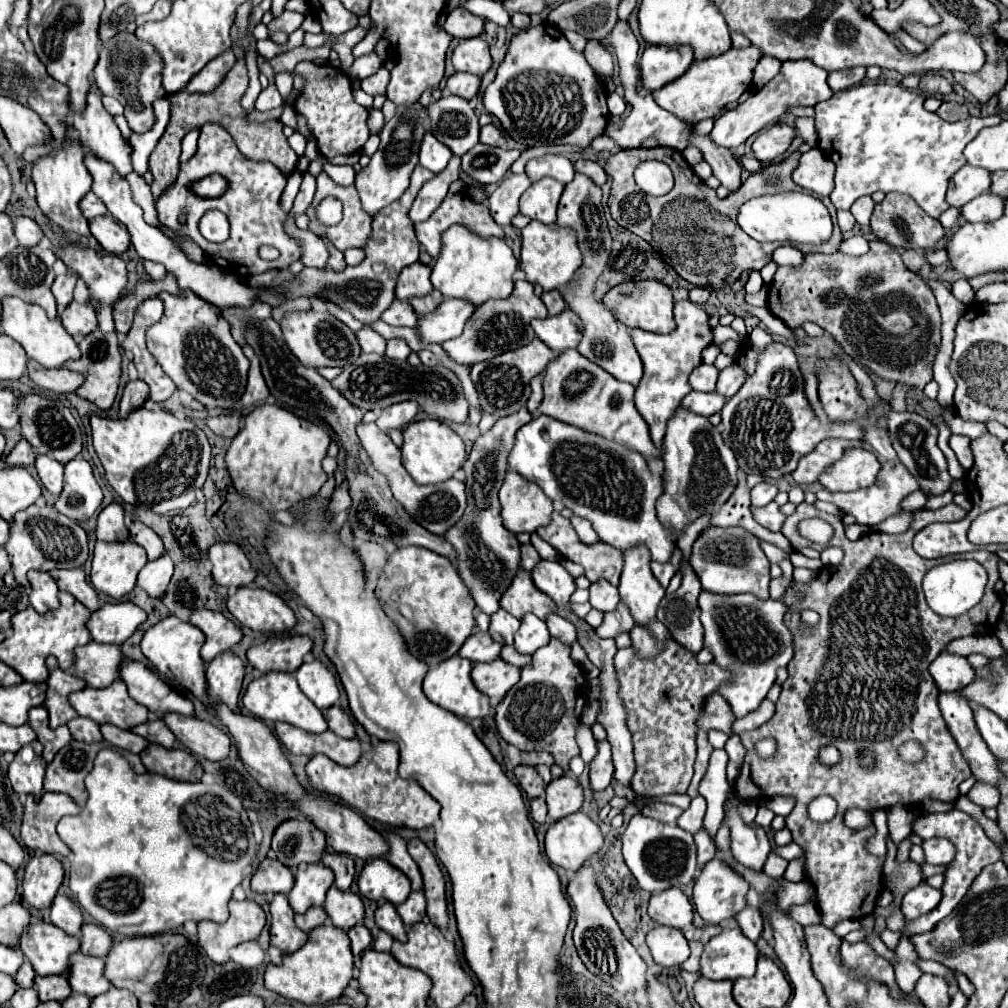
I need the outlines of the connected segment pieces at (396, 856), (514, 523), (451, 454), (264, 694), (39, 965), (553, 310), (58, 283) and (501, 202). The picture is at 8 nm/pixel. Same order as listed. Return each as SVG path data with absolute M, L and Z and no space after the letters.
M382 831L382 837L390 845L390 851L386 853L386 861L392 863L394 867L398 867L400 871L404 871L408 875L408 879L412 883L412 889L422 889L422 877L420 877L418 865L414 863L414 859L406 851L406 841L398 833L394 833L394 831Z
M516 471L506 473L500 489L500 503L504 527L508 531L534 533L538 527L546 527L552 521L552 499L548 499L536 483L520 479Z
M422 419L410 423L404 431L404 445L402 445L402 465L412 475L416 483L434 485L448 481L466 461L466 449L460 435L456 435L444 421L438 419Z
M292 673L260 675L258 679L250 681L250 685L242 697L242 703L250 713L254 713L262 721L286 721L286 723L292 723L310 733L324 733L324 729L328 729L328 723L326 723L322 711L316 705L312 705L312 701L300 691L296 677Z
M38 921L24 929L20 949L38 975L60 975L68 969L68 957L80 949L80 939Z
M558 289L544 291L540 299L544 301L544 305L546 305L546 309L548 309L548 313L550 313L550 315L558 315L560 311L564 311L564 309L566 309L566 301L562 299L562 295L560 295L560 291L558 291Z
M66 273L66 275L58 275L54 279L54 285L52 285L52 293L56 297L56 303L58 303L58 315L66 309L66 305L72 301L72 291L74 291L74 285L76 285L76 275L74 273Z
M522 173L522 175L510 175L506 177L498 187L496 191L488 197L488 207L490 207L490 213L494 217L494 221L500 225L500 227L506 227L506 225L512 225L512 219L520 213L520 207L518 207L518 201L520 201L520 195L530 187L530 179Z

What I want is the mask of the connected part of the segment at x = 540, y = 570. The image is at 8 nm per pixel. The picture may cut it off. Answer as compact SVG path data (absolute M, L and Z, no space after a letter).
M540 561L532 569L534 585L554 599L556 605L568 605L572 593L576 591L574 577L558 561Z

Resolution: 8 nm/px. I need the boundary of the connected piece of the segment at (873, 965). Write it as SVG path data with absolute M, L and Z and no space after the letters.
M842 941L840 953L842 953L842 959L848 967L852 967L854 971L860 971L862 975L866 975L870 979L878 979L878 981L886 983L892 993L900 993L900 989L894 981L894 969L892 969L890 961L880 957L868 943L864 943L864 941L858 941L858 943Z

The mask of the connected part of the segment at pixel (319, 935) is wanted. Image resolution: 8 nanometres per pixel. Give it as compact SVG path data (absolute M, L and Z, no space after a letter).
M324 925L312 929L308 933L306 945L294 953L284 955L280 965L270 963L264 971L264 985L266 989L276 991L286 999L296 999L308 1005L314 1003L324 1005L336 1001L342 995L348 981L352 979L352 969L354 969L354 957L350 951L348 935L334 925Z

